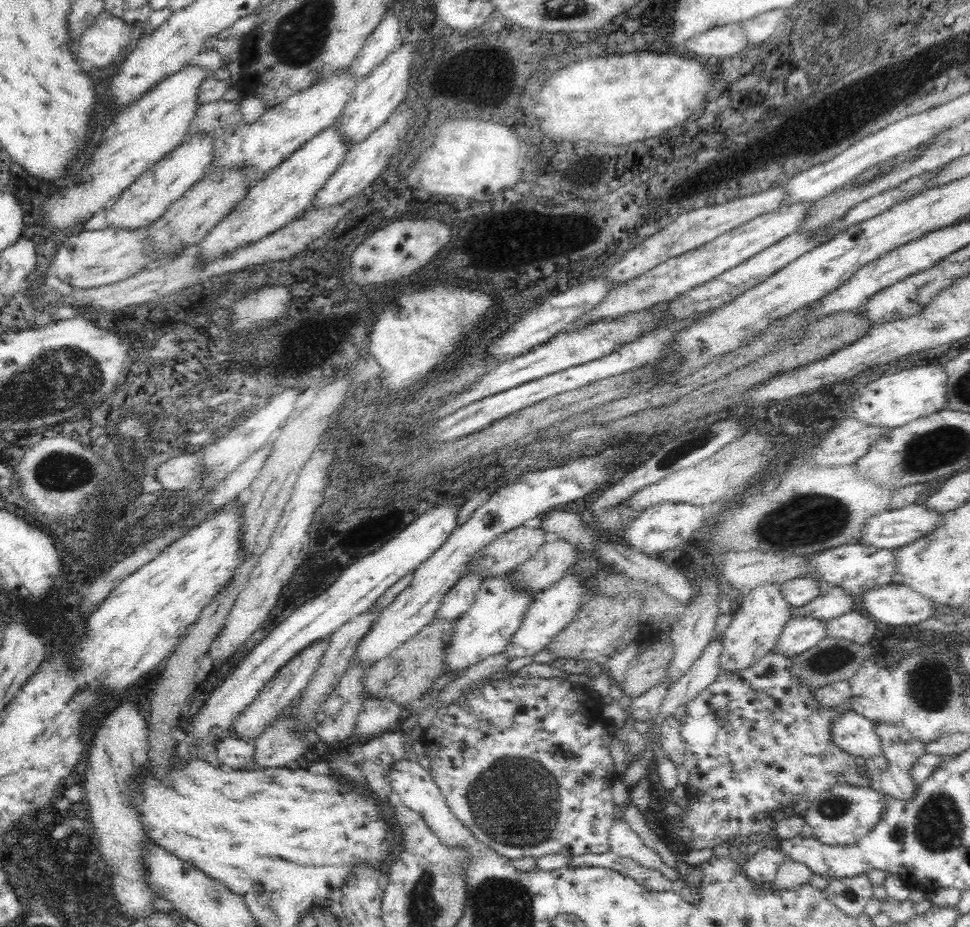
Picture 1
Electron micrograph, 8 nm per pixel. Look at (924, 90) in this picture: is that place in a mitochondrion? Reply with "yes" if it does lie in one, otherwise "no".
no

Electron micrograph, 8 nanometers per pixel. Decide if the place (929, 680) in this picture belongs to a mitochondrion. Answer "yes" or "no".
yes

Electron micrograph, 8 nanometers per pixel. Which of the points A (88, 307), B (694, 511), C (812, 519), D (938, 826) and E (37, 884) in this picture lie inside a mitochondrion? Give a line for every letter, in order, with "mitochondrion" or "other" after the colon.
A: other
B: other
C: mitochondrion
D: mitochondrion
E: other

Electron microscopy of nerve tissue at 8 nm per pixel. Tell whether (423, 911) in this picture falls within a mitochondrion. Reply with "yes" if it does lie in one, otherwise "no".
yes

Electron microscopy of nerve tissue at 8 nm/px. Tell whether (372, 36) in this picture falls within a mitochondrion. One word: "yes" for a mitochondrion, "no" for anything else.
no

